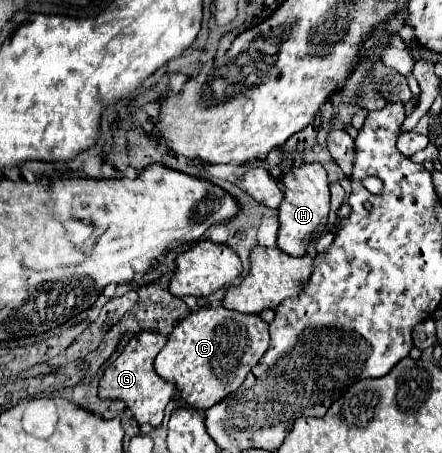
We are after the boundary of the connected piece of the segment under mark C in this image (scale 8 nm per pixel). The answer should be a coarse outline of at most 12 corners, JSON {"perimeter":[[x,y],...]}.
{"perimeter":[[224,306],[174,326],[154,368],[188,406],[240,388],[268,350],[258,314]]}

